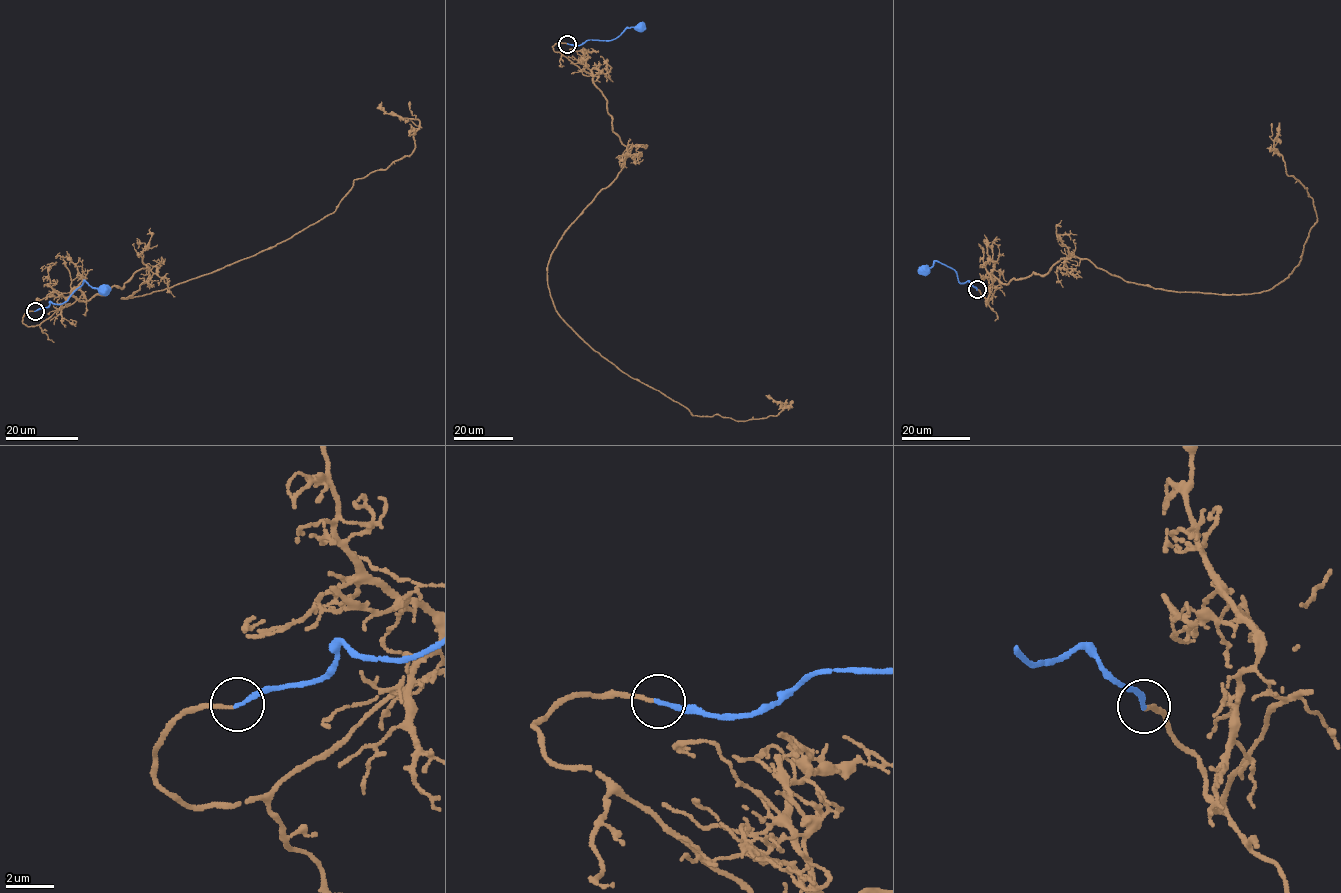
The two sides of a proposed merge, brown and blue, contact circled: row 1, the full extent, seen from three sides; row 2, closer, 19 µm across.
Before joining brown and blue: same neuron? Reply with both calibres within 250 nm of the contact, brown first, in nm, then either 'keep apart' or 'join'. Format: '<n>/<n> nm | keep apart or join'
150/180 nm | join

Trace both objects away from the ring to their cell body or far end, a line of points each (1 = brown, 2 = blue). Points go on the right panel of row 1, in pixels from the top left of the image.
1: (977, 290), (987, 304), (1000, 283), (1074, 257), (1153, 288), (1267, 291), (1316, 220), (1274, 148), (1279, 122)
2: (977, 289), (968, 281), (959, 283), (954, 270), (935, 261), (923, 271)

